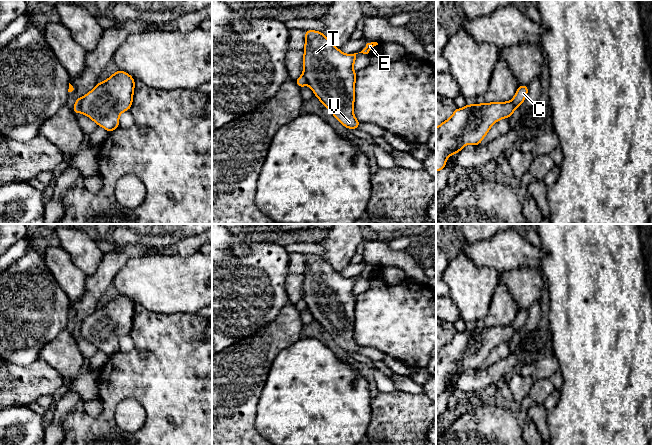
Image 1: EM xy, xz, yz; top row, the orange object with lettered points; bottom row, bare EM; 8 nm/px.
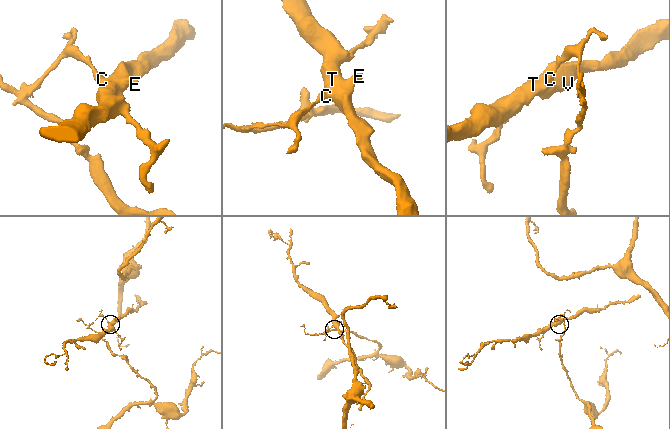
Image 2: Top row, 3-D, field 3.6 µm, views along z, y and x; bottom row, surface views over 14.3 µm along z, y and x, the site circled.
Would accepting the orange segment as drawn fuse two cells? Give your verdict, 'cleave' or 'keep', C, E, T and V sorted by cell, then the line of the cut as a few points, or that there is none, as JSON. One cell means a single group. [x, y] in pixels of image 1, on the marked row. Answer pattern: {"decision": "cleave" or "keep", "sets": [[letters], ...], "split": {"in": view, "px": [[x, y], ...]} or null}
{"decision": "cleave", "sets": [["C"], ["E", "T", "V"]], "split": {"in": "xy", "px": [[83, 97], [78, 111]]}}

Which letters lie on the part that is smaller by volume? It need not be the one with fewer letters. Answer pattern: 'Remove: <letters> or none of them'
Remove: E, T, V

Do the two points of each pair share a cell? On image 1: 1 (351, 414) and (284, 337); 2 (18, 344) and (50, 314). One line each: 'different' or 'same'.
1: different
2: same

